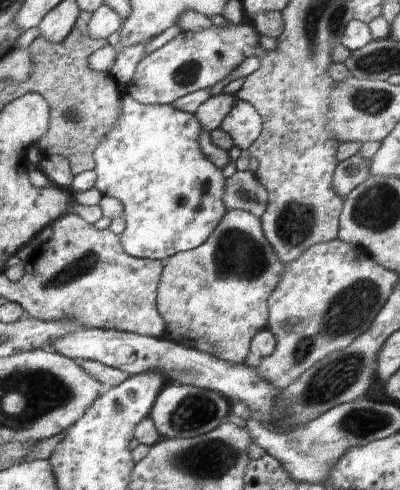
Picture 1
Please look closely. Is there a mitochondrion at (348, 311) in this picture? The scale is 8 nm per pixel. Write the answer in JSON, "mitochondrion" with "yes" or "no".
{"mitochondrion":"yes"}

